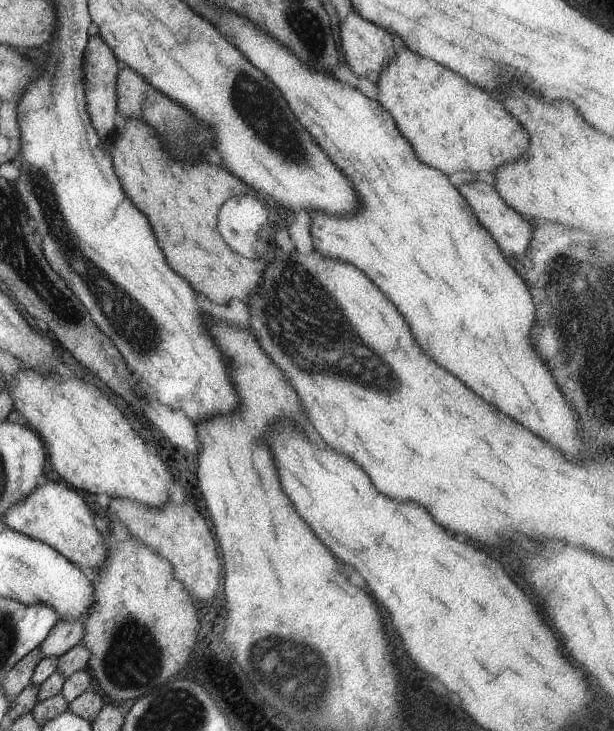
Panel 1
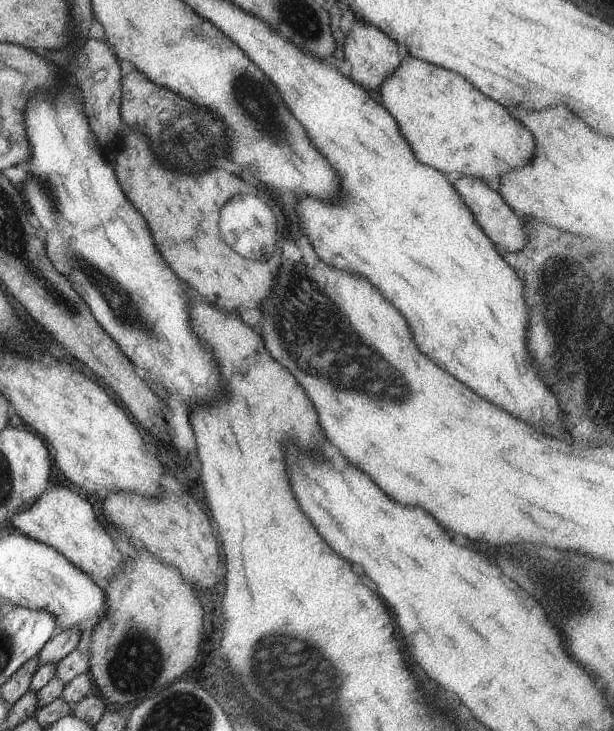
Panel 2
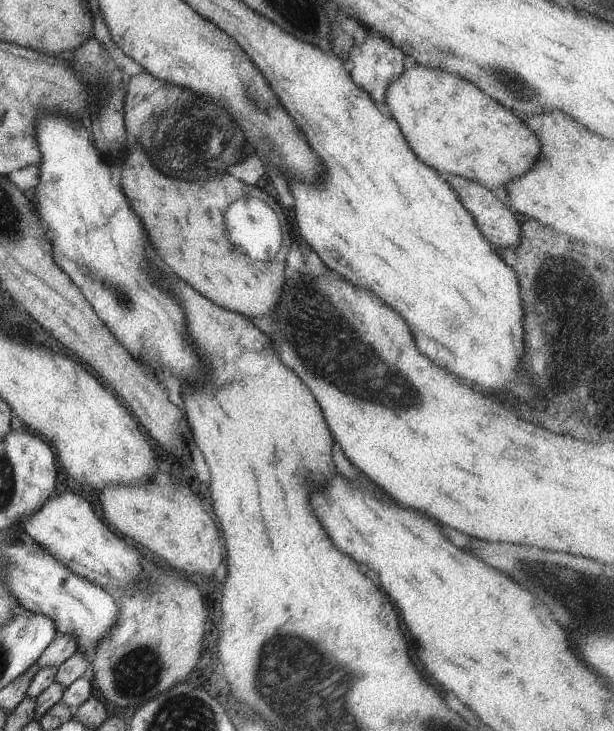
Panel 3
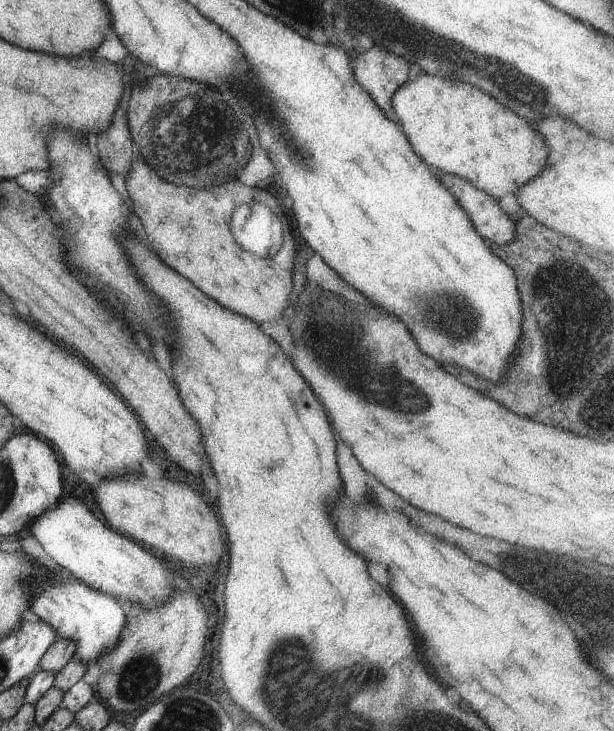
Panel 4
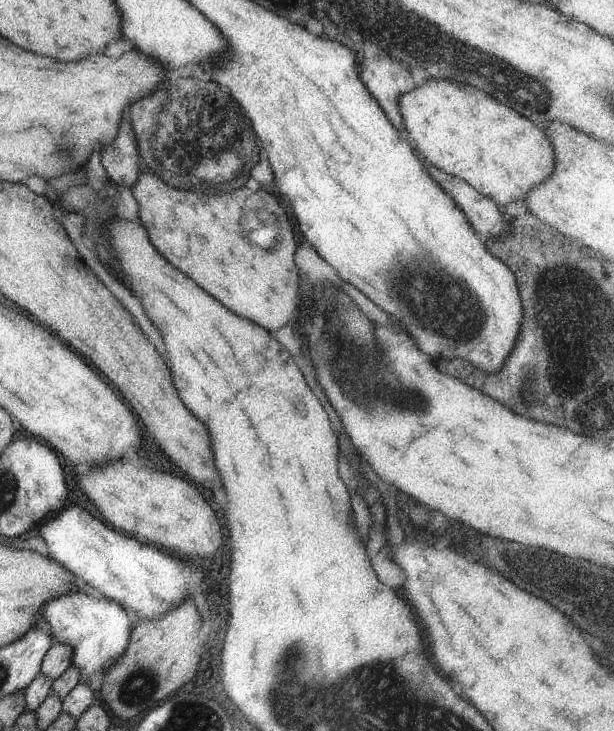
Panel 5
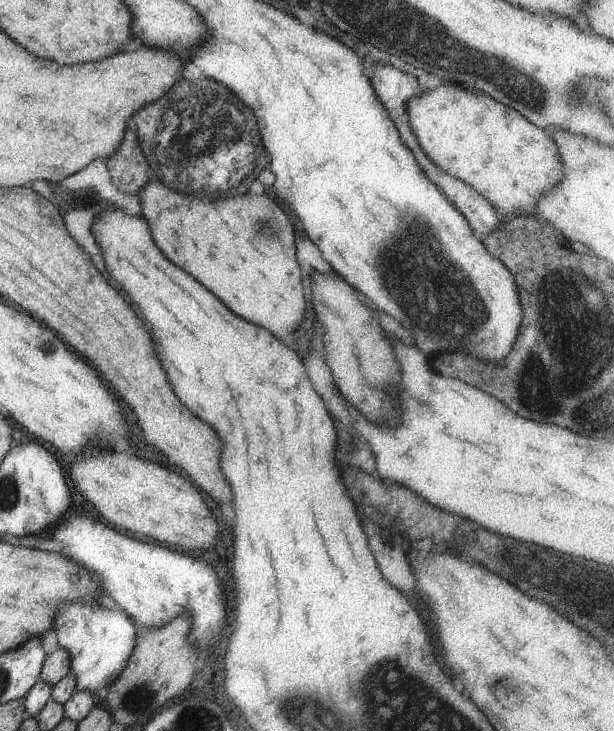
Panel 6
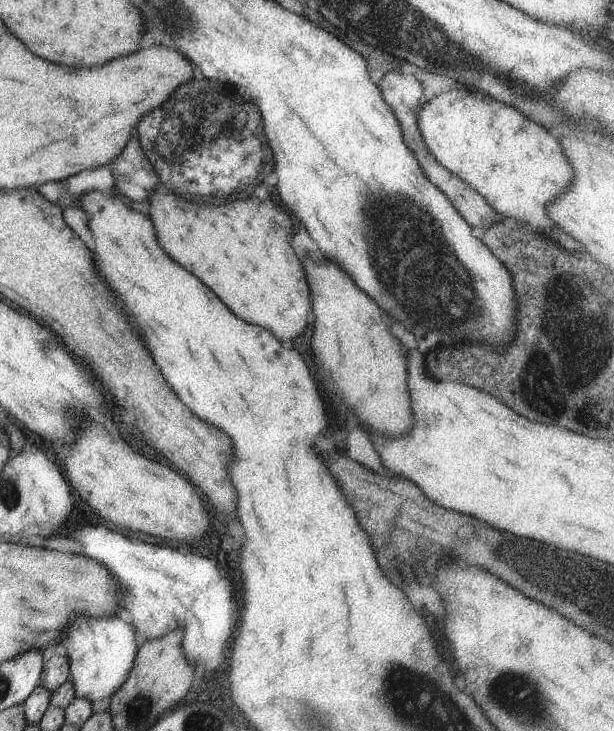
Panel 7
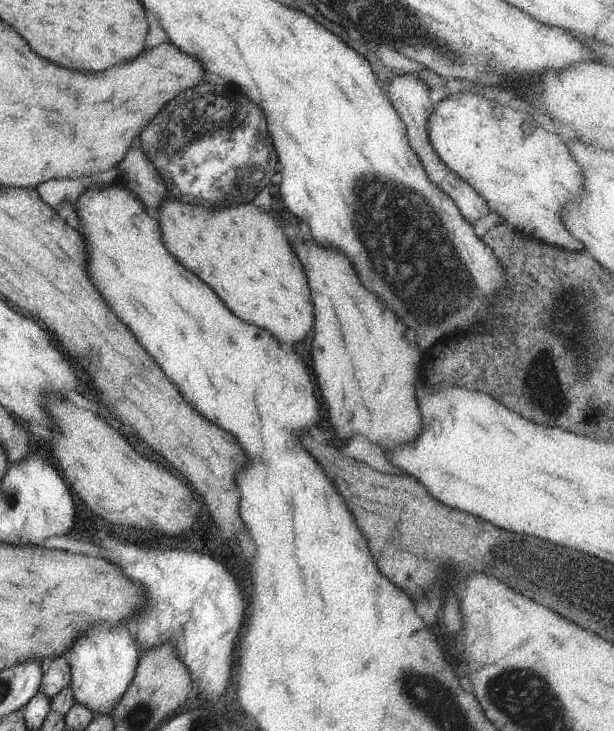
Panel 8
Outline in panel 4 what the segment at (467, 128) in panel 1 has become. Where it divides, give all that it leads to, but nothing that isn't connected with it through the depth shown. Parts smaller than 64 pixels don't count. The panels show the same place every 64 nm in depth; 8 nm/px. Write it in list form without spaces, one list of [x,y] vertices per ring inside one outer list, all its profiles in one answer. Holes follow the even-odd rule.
[[[420,73],[414,81],[398,88],[392,97],[395,119],[402,125],[414,152],[438,172],[456,175],[486,194],[500,200],[506,194],[516,194],[527,182],[535,179],[546,166],[549,148],[543,136],[512,110],[506,110],[488,94],[468,83],[438,74]]]

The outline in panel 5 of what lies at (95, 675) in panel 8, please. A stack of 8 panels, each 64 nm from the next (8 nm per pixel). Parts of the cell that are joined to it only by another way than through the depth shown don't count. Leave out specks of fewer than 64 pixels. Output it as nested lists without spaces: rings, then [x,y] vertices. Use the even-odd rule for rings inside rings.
[[[81,582],[79,590],[74,593],[68,593],[57,599],[47,602],[43,606],[43,618],[52,626],[52,638],[58,642],[68,645],[73,650],[71,666],[77,667],[79,671],[79,684],[87,683],[94,674],[105,672],[112,668],[117,660],[124,654],[128,648],[131,639],[134,624],[133,616],[126,612],[118,603],[113,600],[100,600],[82,589],[84,583]]]

